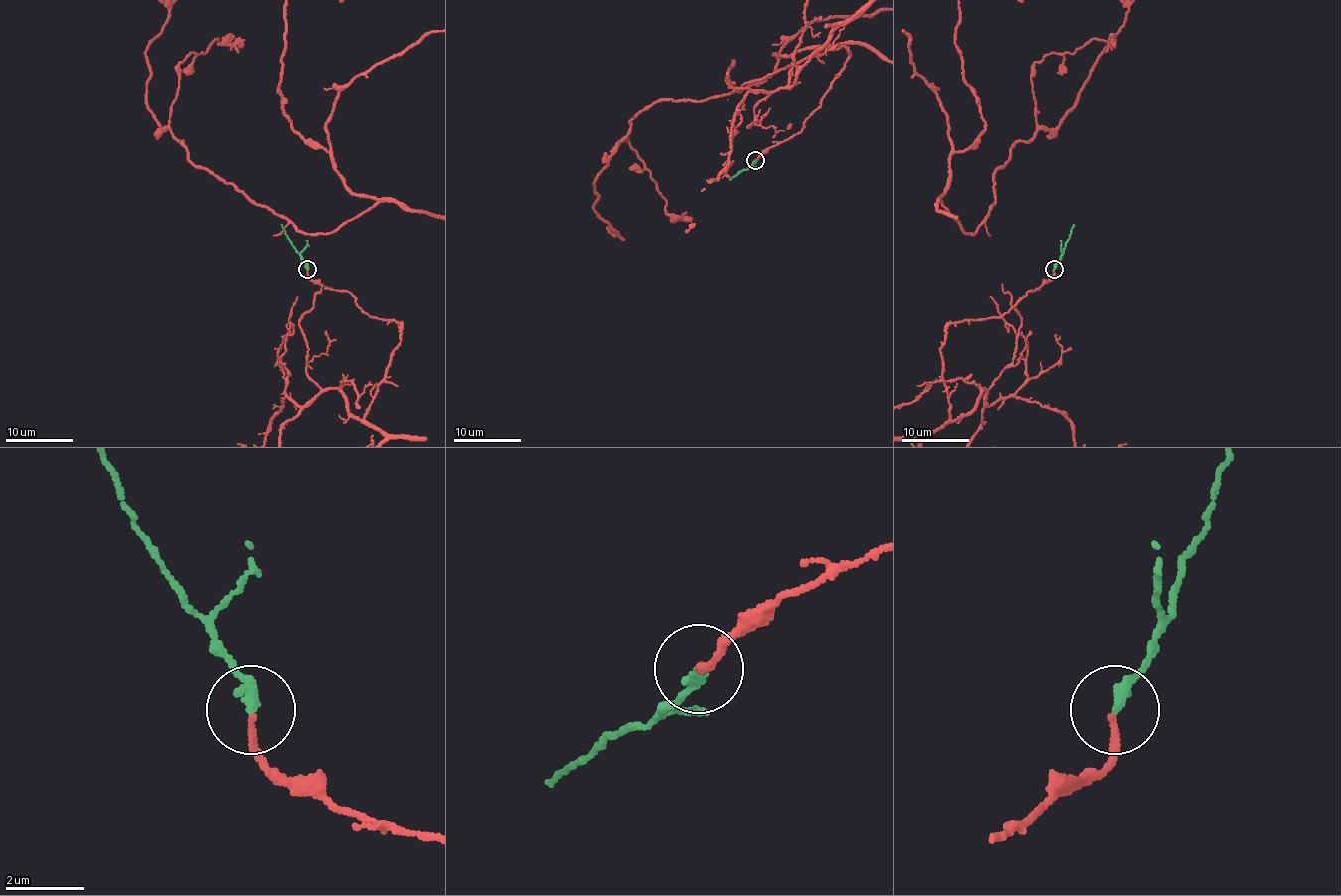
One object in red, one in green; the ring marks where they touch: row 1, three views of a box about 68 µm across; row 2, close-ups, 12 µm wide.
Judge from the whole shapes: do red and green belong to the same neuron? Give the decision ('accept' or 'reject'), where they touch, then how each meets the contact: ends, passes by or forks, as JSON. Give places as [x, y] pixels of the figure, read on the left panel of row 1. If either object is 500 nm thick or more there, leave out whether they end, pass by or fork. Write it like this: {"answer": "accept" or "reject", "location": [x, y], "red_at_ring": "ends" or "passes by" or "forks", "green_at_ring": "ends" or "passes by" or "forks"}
{"answer": "accept", "location": [307, 269], "red_at_ring": "ends", "green_at_ring": "ends"}

